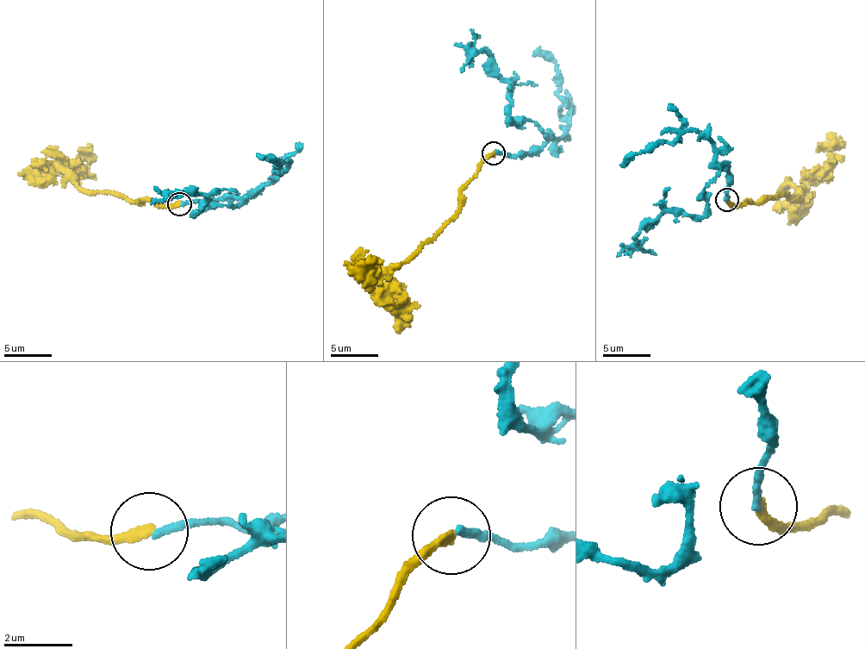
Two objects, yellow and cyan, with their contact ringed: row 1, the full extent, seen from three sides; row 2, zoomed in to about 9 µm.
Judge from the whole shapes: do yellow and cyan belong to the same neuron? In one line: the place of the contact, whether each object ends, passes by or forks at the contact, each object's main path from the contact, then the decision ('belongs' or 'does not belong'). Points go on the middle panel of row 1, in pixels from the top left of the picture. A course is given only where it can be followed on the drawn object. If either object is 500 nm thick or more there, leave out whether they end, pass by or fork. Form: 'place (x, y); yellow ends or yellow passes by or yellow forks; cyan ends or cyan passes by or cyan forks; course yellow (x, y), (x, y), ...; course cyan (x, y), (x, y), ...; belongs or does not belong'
place (494, 153); yellow ends; cyan ends; course yellow (493, 152), (461, 190), (457, 214), (405, 263), (391, 268), (382, 280), (392, 312), (402, 322); course cyan (494, 153), (536, 152), (547, 140), (534, 121), (511, 118), (509, 84), (489, 55), (480, 50), (462, 71); does not belong

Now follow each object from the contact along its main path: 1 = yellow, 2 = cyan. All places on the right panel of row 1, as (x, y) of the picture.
1: (726, 199), (740, 205), (753, 202), (762, 203), (773, 198), (801, 196), (798, 190), (831, 163), (830, 133)
2: (727, 198), (728, 168), (720, 167), (705, 187), (705, 214), (668, 209), (639, 231), (636, 241), (656, 254)

